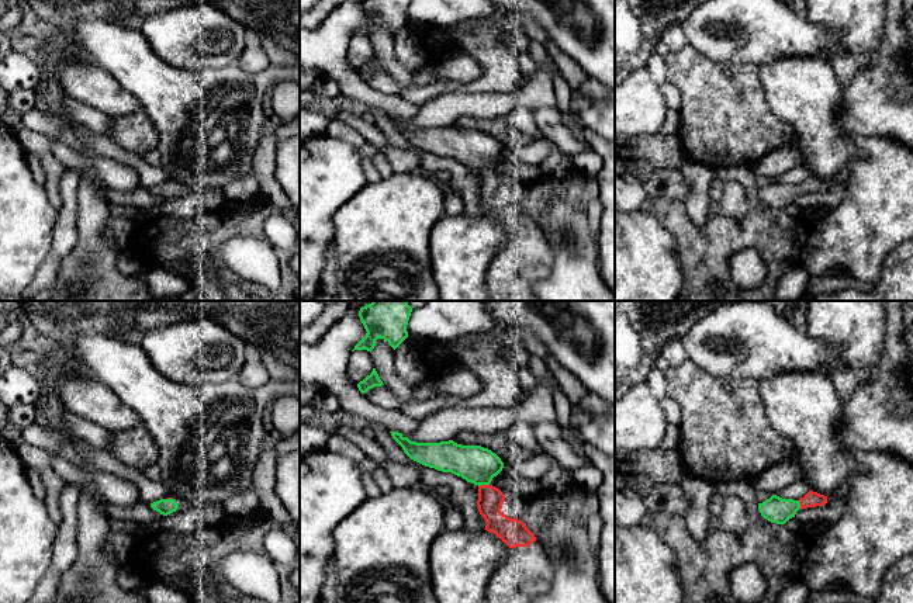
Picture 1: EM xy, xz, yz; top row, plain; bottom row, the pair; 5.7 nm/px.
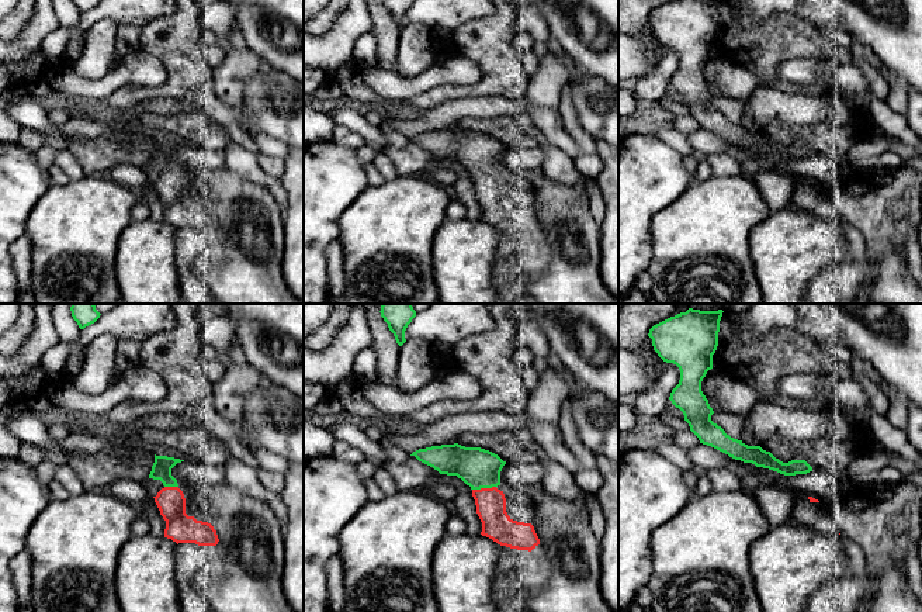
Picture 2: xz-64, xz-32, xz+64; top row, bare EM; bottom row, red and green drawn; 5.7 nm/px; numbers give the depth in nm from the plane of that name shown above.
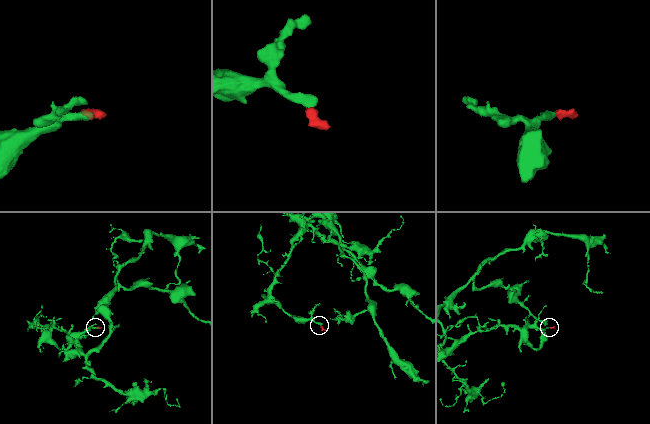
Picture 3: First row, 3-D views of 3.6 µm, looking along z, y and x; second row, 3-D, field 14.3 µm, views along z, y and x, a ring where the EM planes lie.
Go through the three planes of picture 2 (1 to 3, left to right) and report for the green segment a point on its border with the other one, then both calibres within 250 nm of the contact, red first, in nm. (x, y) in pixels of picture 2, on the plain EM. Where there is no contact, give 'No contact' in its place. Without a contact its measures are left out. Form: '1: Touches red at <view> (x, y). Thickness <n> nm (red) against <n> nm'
1: Touches red at xz-64 (172, 172). Thickness 170 nm (red) against 110 nm
2: Touches red at xz-32 (484, 173). Thickness 180 nm (red) against 220 nm
3: No contact

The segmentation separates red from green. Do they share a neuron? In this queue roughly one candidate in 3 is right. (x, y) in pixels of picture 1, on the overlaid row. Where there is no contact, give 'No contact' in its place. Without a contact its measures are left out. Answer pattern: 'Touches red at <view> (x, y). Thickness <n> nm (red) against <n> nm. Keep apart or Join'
Touches red at xz (483, 485). Thickness 140 nm (red) against 220 nm. Join

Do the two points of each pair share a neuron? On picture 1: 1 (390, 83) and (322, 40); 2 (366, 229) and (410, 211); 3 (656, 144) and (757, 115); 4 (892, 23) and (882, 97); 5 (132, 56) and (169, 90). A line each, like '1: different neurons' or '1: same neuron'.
1: different neurons
2: same neuron
3: different neurons
4: same neuron
5: same neuron

